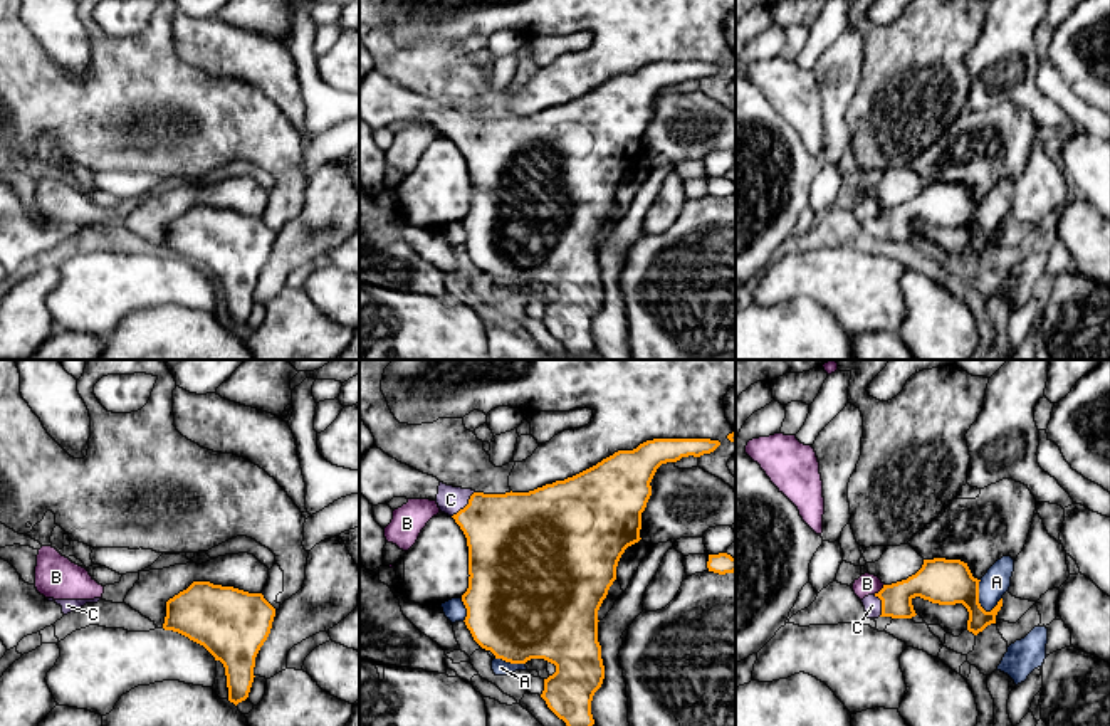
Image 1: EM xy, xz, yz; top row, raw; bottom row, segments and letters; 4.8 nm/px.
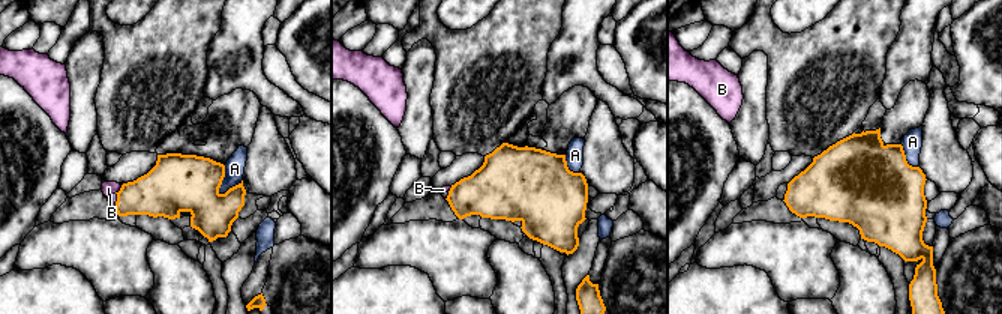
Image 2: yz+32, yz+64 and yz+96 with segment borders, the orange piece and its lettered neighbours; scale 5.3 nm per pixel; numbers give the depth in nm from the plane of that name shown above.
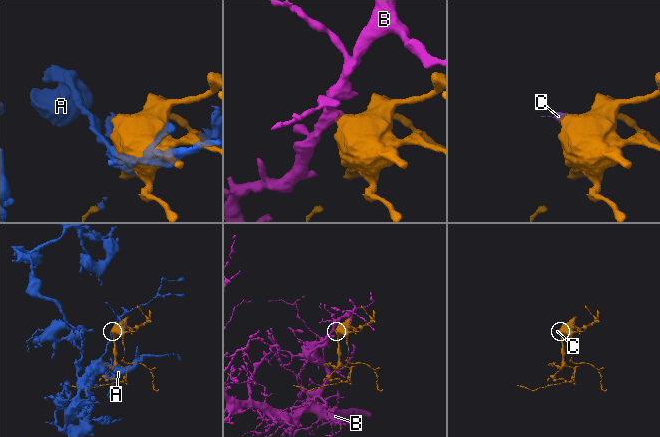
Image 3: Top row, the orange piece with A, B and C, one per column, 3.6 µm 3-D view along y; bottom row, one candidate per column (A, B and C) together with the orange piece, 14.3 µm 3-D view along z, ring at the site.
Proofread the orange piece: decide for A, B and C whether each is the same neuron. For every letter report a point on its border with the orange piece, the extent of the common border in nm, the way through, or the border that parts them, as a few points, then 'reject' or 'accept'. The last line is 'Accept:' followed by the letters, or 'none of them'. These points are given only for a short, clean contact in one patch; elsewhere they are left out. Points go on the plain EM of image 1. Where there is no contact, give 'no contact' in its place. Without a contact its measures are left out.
A: meets orange in yz at (978, 220); contact 170 nm long; reject
B: meets orange in yz at (880, 214); contact 80 nm long; border along yz (884, 207), (874, 217); reject
C: meets orange in xz at (467, 128); contact 170 nm long; runs through xz (509, 158), (467, 128), (450, 123); accept
Accept: C

